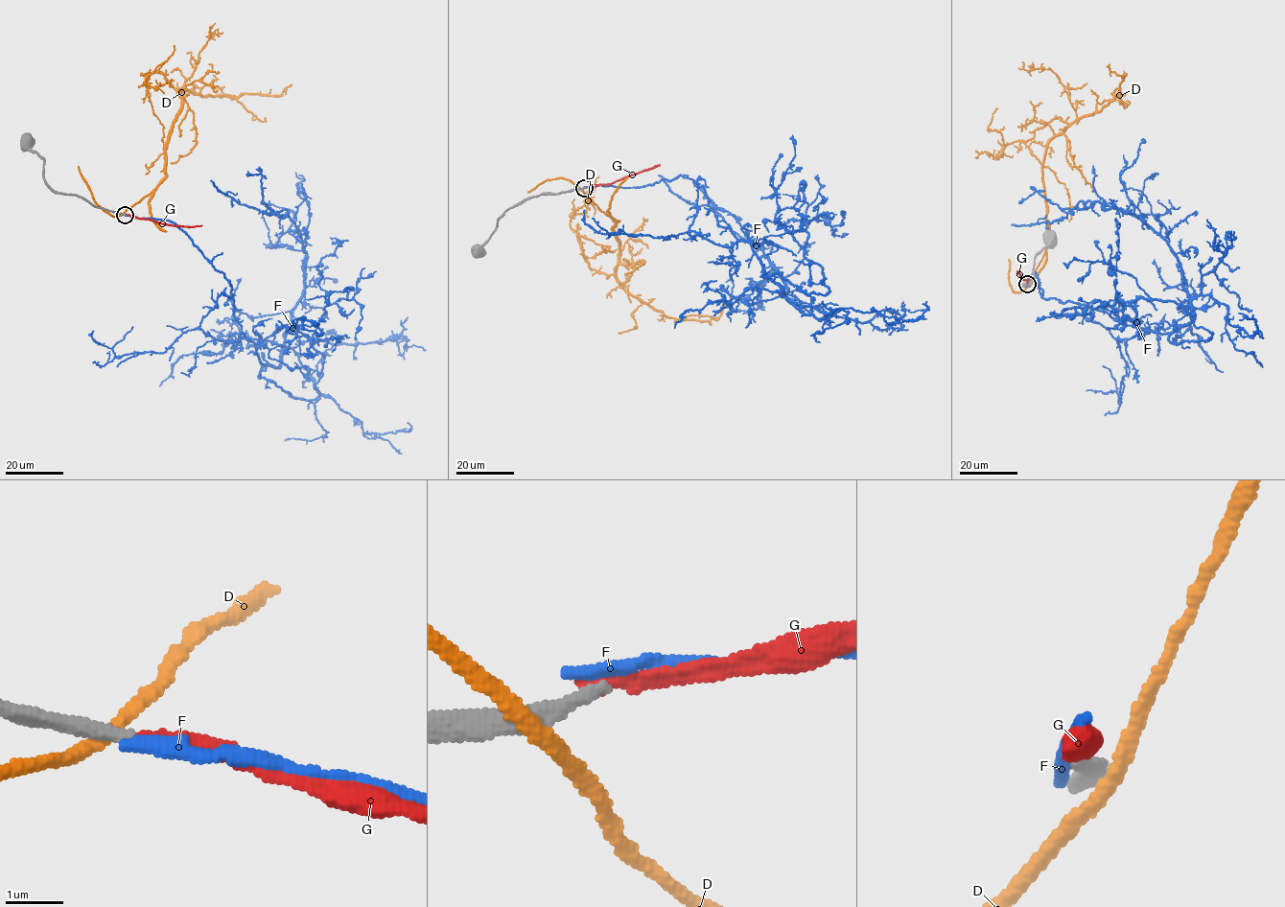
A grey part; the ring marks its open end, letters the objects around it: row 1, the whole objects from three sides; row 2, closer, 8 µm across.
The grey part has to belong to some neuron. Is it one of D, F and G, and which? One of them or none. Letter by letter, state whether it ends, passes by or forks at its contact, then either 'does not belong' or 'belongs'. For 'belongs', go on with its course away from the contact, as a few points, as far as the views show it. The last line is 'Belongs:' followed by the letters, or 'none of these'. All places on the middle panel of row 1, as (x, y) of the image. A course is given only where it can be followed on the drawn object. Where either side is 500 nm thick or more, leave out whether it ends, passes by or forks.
D: it passes by; does not belong
F: it ends; does not belong
G: it ends; does not belong
Belongs: none of these

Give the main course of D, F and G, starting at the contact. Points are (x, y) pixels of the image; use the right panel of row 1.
D: (1028, 285), (1047, 246), (1043, 160), (1047, 143), (1068, 126), (1058, 118), (1025, 145), (1064, 184), (1069, 221)
F: (1026, 284), (1155, 333), (1194, 317), (1139, 217), (1082, 201), (1011, 224)
G: (1027, 284), (1028, 279), (1024, 280), (1016, 270)

